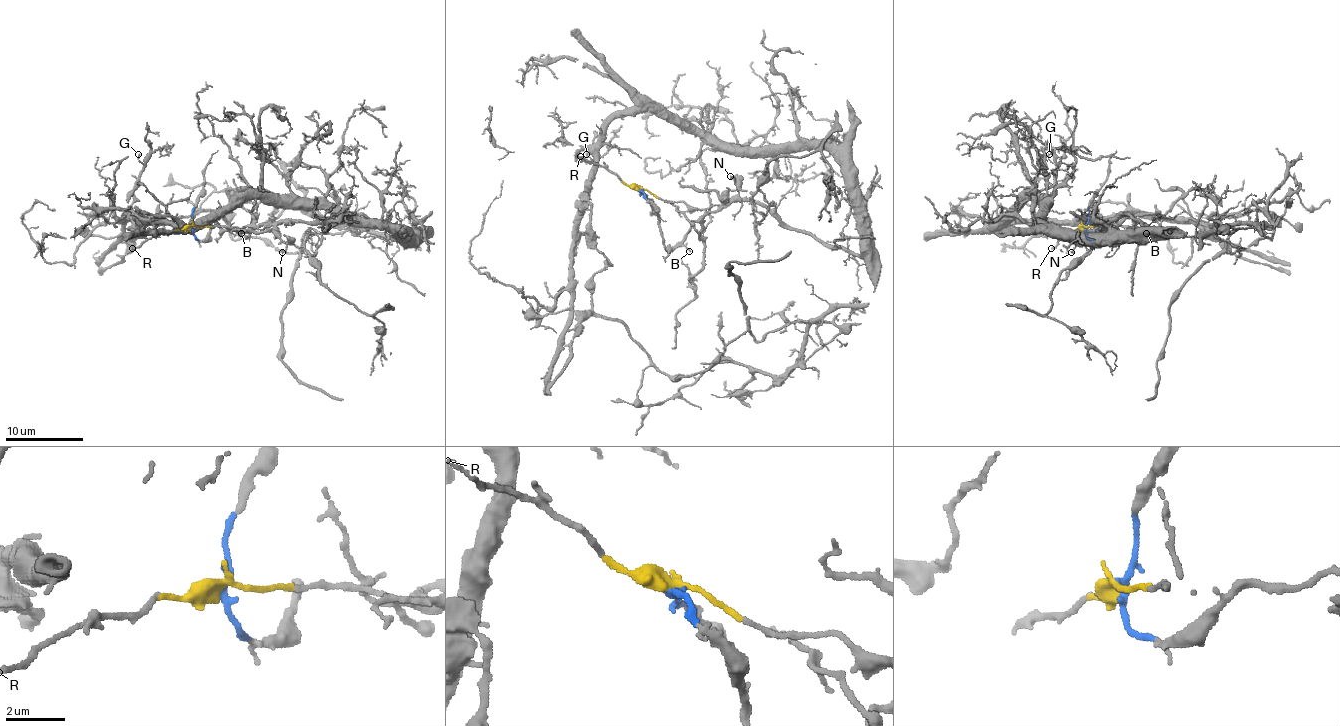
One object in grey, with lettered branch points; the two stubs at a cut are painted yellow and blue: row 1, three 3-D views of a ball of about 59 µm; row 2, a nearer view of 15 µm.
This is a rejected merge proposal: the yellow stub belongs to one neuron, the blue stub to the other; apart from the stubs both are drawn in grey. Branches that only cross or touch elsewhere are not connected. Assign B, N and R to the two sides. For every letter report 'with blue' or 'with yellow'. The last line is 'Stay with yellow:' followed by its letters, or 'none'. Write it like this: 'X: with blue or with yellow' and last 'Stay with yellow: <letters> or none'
B: with blue
N: with yellow
R: with yellow
Stay with yellow: N, R

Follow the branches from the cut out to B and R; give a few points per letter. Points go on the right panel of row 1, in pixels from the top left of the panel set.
B: (1085, 226), (1085, 233), (1098, 241), (1118, 226), (1143, 224), (1147, 228), (1141, 231), (1147, 233)
R: (1085, 226), (1065, 233), (1051, 249)

